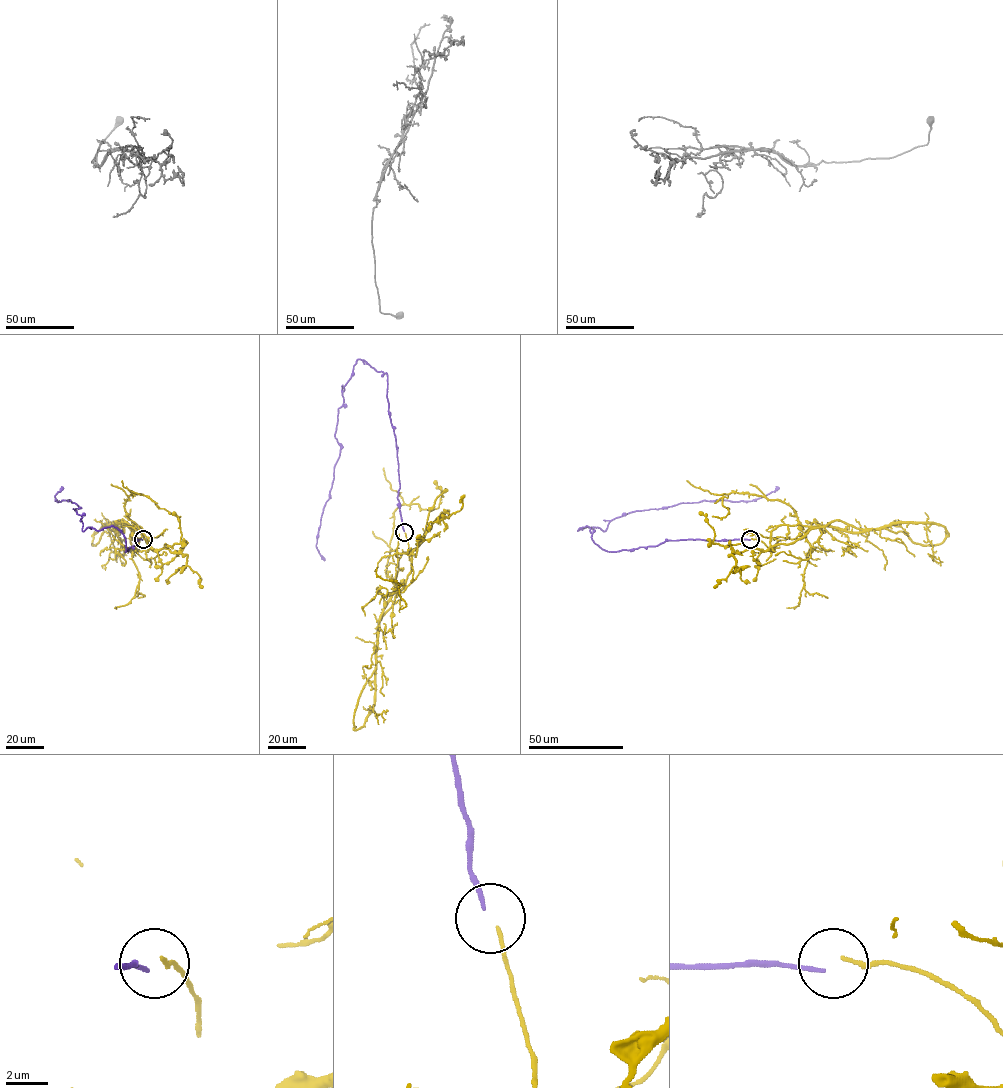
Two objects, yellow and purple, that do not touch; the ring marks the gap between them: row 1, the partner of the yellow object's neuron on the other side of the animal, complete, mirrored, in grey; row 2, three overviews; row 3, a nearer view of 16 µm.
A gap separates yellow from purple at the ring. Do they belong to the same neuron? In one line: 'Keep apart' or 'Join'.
Keep apart

